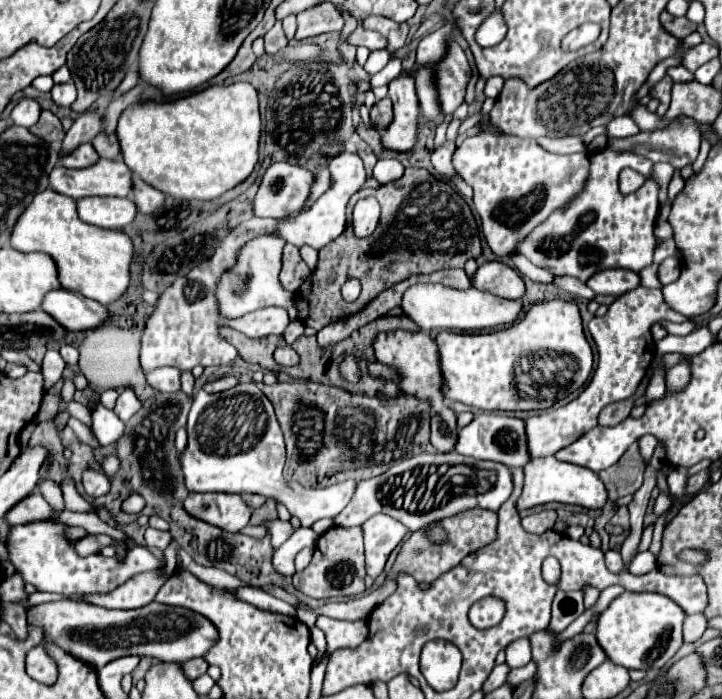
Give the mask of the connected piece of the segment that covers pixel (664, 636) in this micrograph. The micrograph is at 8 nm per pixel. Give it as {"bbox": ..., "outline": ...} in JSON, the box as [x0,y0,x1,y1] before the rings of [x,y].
{"bbox":[596,592,684,670],"outline":[[[624,592],[600,614],[596,638],[610,662],[628,670],[658,670],[682,646],[684,610],[668,596],[652,592]]]}

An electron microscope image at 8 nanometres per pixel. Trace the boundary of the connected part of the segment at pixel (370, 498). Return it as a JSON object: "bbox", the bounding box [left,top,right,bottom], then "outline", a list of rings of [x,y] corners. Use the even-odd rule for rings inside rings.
{"bbox":[338,452,512,532],"outline":[[[422,452],[412,458],[398,460],[388,472],[358,482],[354,500],[338,514],[338,524],[360,526],[370,516],[384,512],[416,532],[436,520],[456,516],[470,508],[498,510],[512,494],[510,470],[500,462],[474,460],[456,452]],[[442,468],[446,470],[442,474]]]}

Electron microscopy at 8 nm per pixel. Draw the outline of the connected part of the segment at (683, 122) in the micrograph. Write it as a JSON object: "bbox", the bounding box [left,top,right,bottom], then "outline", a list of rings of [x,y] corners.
{"bbox":[608,116,700,170],"outline":[[[678,116],[674,118],[674,128],[666,128],[666,132],[640,132],[624,140],[612,138],[608,146],[614,150],[630,150],[652,162],[668,162],[676,170],[682,170],[694,164],[698,156],[700,130],[698,122]]]}

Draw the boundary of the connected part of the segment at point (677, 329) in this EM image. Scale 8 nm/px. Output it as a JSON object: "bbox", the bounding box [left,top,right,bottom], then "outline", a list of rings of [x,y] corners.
{"bbox":[659,321,694,336],"outline":[[[659,321],[663,327],[666,328],[667,332],[676,336],[686,336],[694,330],[694,324],[692,322],[672,323],[667,321]]]}

